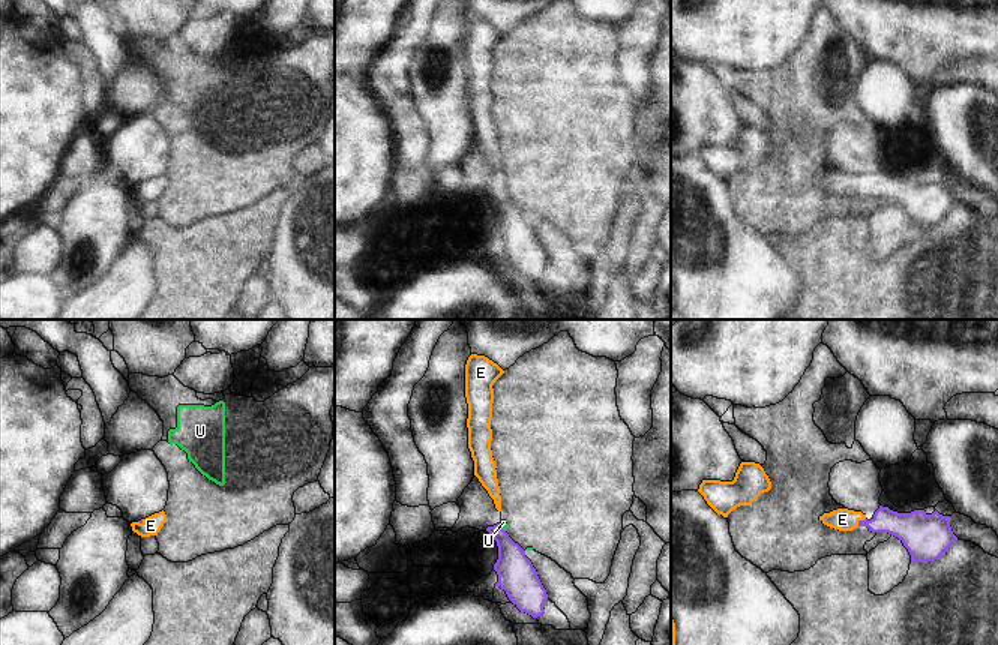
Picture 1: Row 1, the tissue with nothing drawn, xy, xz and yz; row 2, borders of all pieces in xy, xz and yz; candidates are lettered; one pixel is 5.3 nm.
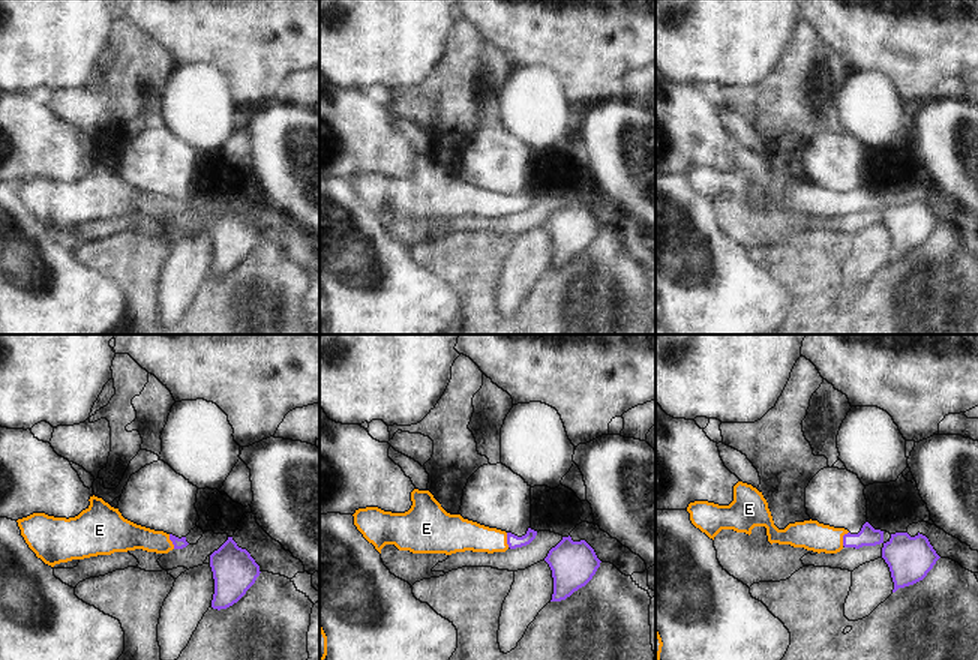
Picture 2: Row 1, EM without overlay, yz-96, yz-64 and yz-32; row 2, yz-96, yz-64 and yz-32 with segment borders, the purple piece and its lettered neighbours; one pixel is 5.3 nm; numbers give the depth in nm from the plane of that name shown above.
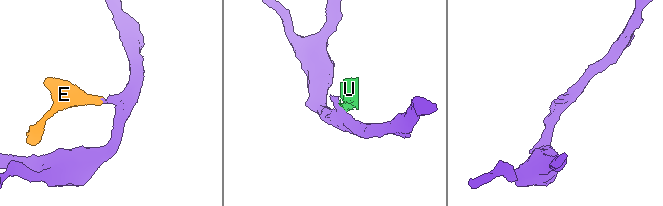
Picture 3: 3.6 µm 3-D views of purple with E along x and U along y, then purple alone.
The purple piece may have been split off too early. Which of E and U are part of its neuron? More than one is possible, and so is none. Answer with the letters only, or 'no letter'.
E.

